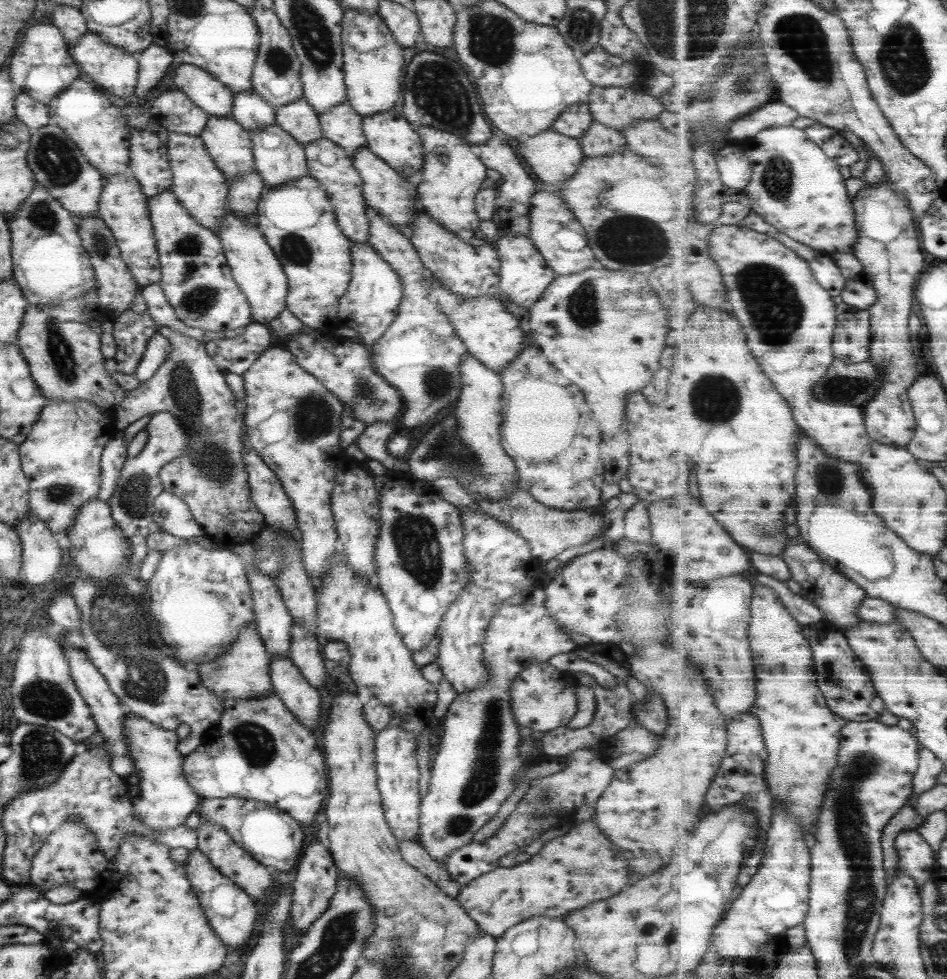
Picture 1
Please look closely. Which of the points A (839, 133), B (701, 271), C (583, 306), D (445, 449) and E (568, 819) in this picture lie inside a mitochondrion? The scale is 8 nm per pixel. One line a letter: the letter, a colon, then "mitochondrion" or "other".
A: other
B: other
C: mitochondrion
D: mitochondrion
E: other

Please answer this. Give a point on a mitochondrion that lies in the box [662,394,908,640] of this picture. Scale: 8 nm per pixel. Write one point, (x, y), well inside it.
(830, 481)

